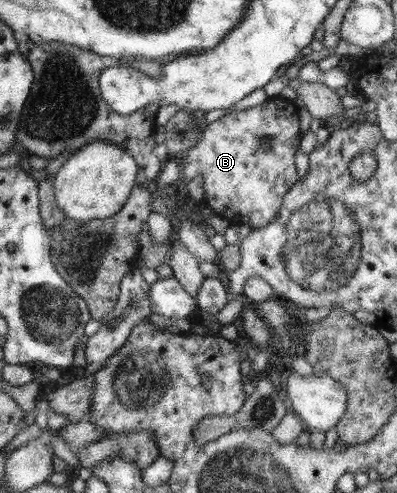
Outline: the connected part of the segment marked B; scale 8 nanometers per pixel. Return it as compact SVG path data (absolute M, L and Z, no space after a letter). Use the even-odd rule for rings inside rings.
M276 96L266 99L262 104L247 108L242 111L226 112L224 116L211 122L206 128L203 129L201 139L189 149L184 156L179 158L182 165L182 174L180 176L180 187L189 183L196 176L204 178L204 196L200 206L210 206L214 214L220 218L226 218L229 224L234 225L248 225L250 227L262 228L268 223L277 218L278 211L282 206L285 194L296 184L298 181L298 173L295 166L295 156L299 150L299 142L301 141L300 133L300 119L298 117L299 103L286 99L283 96Z

